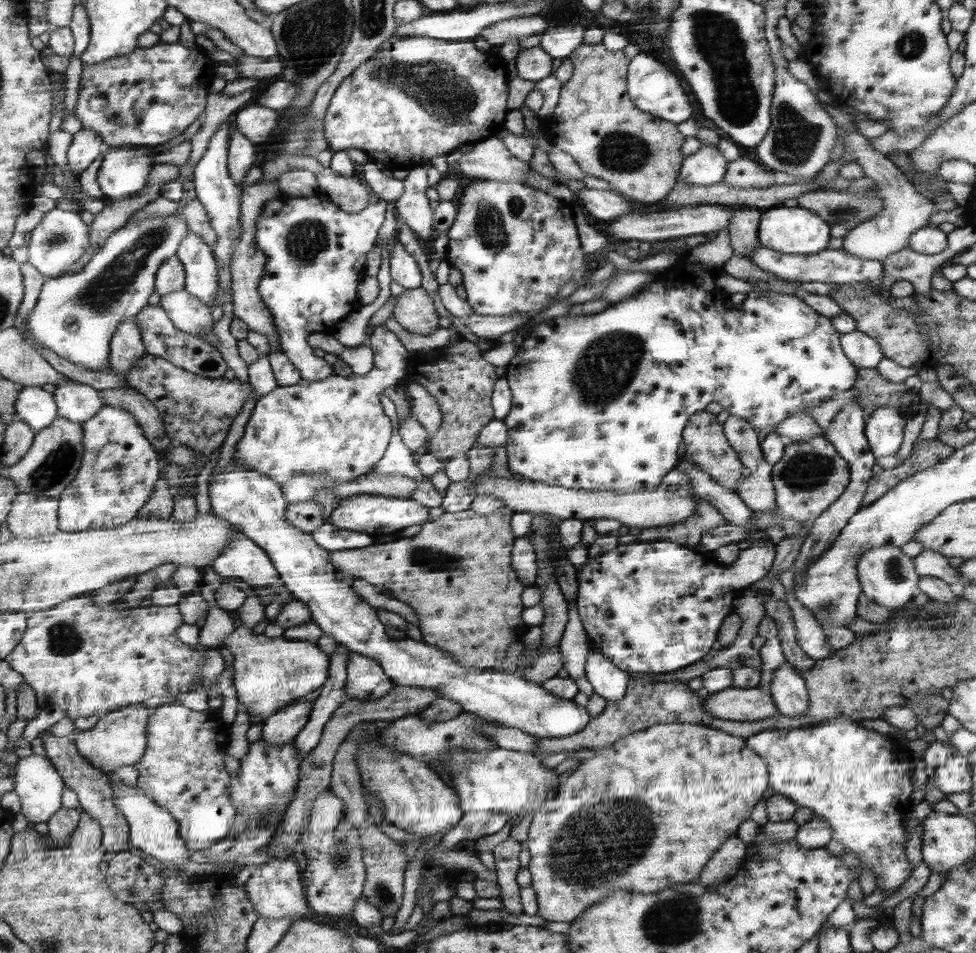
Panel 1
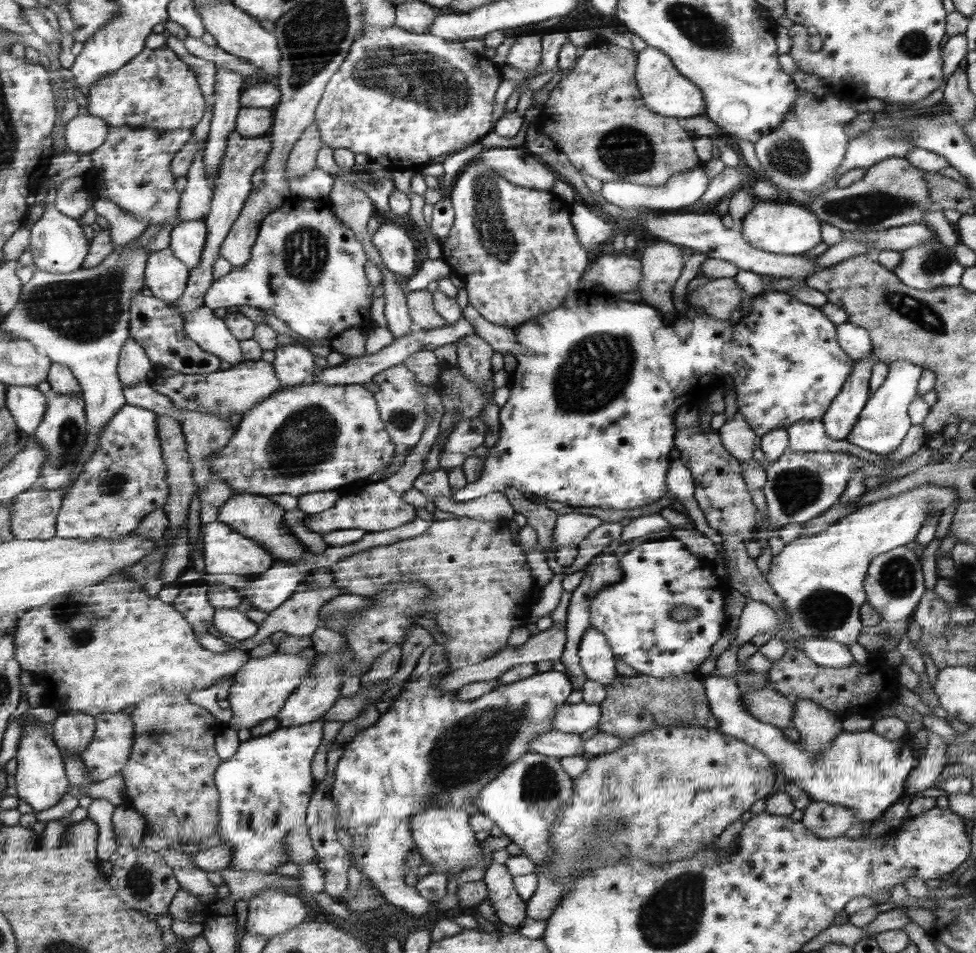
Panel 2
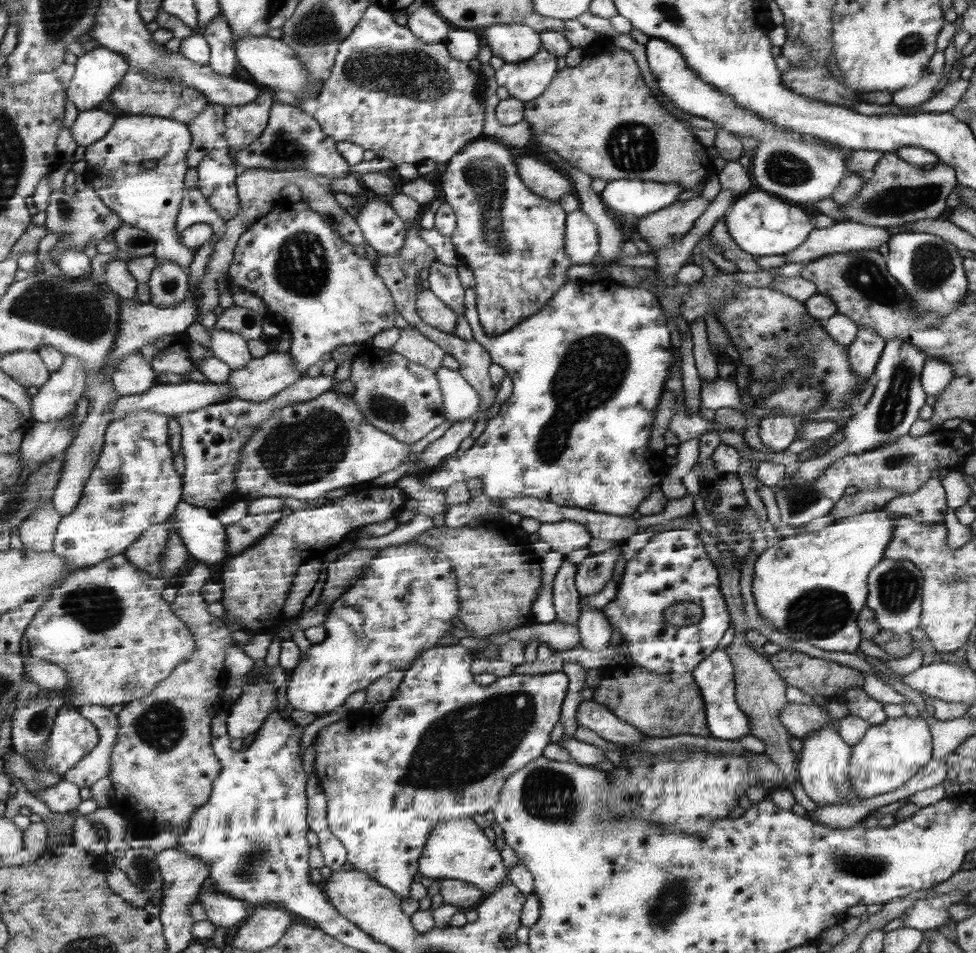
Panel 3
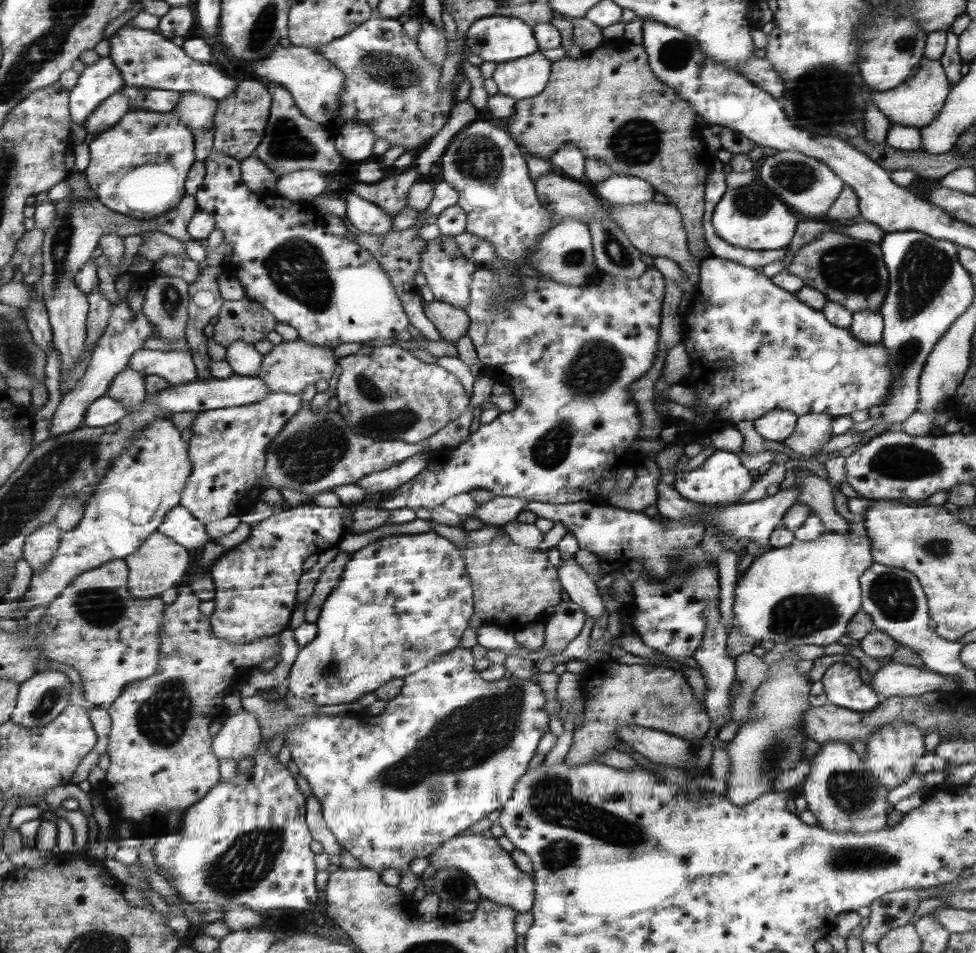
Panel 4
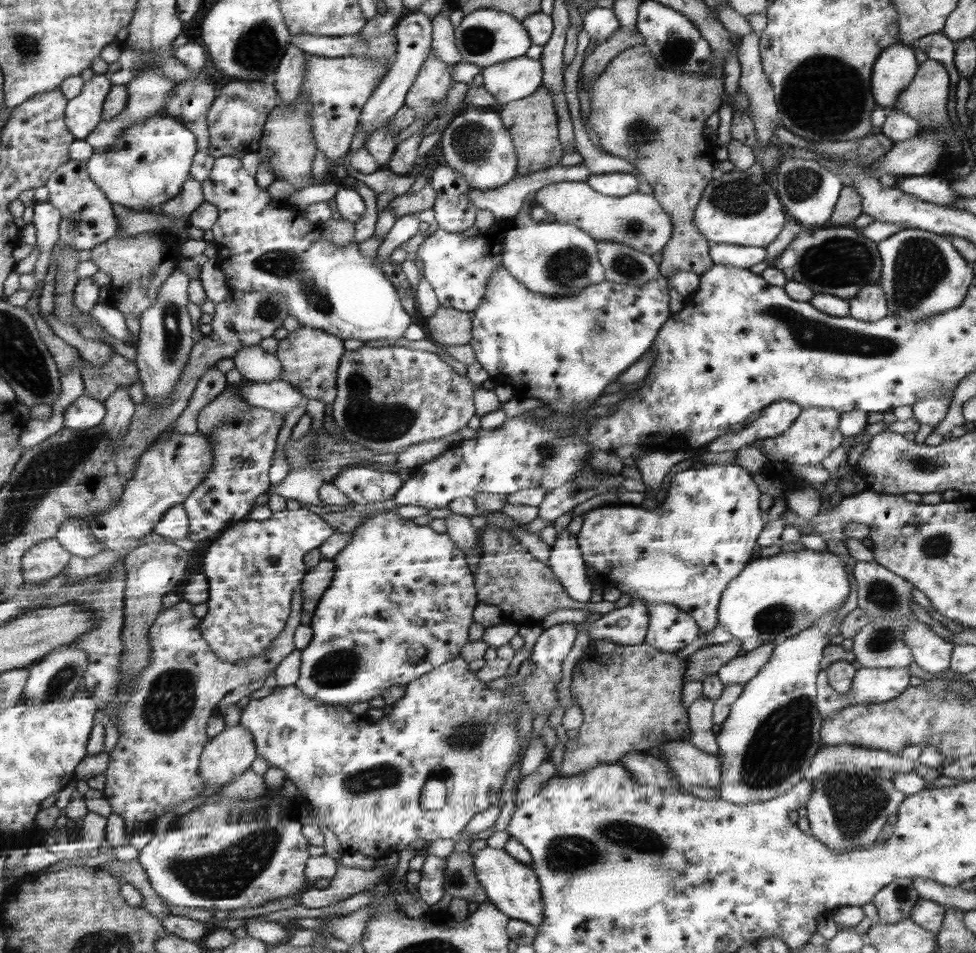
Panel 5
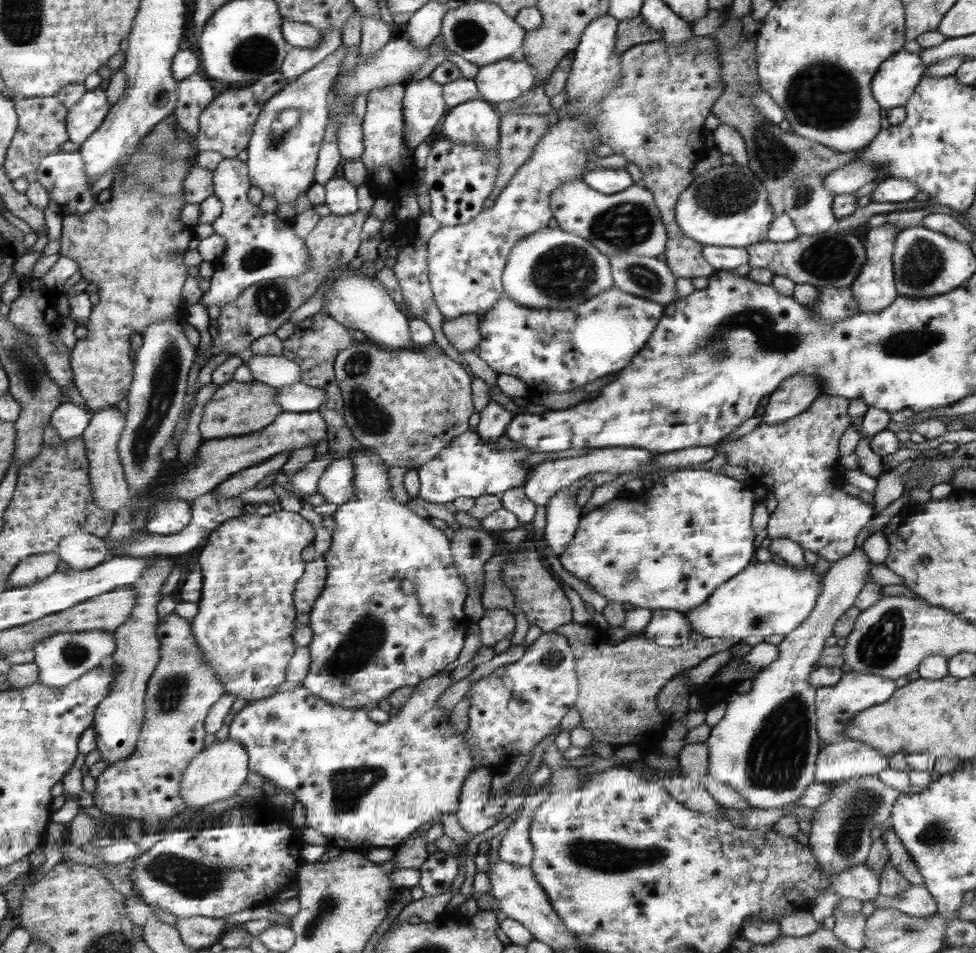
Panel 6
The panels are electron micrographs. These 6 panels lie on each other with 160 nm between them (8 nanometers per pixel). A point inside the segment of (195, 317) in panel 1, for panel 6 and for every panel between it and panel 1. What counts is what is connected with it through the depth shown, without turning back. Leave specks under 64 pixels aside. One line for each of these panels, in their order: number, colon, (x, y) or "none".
2: (209, 333)
3: (230, 348)
4: (244, 360)
5: (254, 364)
6: (276, 371)

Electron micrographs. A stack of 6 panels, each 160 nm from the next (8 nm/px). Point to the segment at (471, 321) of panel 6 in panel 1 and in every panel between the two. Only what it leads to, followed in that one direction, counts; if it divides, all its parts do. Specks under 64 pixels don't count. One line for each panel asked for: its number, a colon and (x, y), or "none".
1: (413, 309)
2: (419, 303)
3: (428, 308)
4: (451, 323)
5: (447, 327)

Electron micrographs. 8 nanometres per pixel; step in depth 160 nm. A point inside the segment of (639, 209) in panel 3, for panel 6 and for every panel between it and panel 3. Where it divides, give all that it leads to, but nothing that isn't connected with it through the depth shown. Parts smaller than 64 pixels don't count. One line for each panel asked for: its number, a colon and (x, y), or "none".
4: (619, 190)
5: (617, 184)
6: (605, 181)

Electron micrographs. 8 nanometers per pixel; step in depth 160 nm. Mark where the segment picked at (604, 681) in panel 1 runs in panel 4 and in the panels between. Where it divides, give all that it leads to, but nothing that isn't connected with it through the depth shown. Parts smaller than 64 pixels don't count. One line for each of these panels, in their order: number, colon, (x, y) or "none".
2: (596, 661)
3: (593, 629)
4: (579, 586)

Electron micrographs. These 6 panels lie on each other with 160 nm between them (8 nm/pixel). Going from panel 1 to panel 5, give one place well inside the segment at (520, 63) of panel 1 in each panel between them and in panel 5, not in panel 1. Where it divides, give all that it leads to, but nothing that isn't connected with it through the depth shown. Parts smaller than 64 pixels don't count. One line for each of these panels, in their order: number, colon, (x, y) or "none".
2: (524, 53)
3: (513, 42)
4: (497, 39)
5: (485, 37)

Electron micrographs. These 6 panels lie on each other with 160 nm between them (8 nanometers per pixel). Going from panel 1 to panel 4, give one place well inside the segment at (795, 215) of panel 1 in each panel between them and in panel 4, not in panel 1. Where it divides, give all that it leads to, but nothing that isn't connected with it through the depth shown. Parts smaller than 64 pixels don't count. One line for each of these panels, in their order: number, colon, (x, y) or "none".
2: (773, 227)
3: (759, 224)
4: (749, 217)

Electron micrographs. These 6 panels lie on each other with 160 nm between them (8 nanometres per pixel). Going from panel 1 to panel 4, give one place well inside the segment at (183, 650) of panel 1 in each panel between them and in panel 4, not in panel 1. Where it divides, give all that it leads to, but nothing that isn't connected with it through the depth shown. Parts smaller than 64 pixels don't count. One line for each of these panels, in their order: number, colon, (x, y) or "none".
2: (104, 648)
3: (108, 626)
4: (111, 639)

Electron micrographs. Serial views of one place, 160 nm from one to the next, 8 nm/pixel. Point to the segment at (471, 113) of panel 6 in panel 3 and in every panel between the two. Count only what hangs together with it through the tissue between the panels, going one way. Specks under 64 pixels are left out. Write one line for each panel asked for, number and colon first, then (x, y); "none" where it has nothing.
3: (512, 240)
4: (483, 164)
5: (474, 143)

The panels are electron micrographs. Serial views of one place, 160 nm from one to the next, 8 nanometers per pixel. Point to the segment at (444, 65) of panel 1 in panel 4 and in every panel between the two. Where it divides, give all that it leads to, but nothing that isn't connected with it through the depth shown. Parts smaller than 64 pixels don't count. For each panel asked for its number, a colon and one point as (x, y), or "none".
2: (400, 98)
3: (408, 101)
4: (389, 84)

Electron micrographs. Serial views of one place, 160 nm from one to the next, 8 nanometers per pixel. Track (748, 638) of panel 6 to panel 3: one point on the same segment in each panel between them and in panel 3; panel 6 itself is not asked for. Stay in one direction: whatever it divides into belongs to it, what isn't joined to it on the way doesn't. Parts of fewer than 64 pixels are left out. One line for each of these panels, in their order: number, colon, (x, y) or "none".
3: (811, 587)
4: (804, 594)
5: (773, 598)

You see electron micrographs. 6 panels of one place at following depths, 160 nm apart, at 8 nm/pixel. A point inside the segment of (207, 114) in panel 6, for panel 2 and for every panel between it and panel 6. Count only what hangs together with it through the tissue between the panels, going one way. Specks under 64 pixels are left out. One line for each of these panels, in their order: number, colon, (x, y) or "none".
2: (249, 122)
3: (241, 125)
4: (239, 122)
5: (234, 121)

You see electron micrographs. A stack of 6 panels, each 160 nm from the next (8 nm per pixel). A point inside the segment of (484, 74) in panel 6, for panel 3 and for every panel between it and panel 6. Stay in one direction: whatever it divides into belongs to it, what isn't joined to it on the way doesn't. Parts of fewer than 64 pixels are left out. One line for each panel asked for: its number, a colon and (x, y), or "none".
3: (526, 80)
4: (526, 77)
5: (508, 81)

